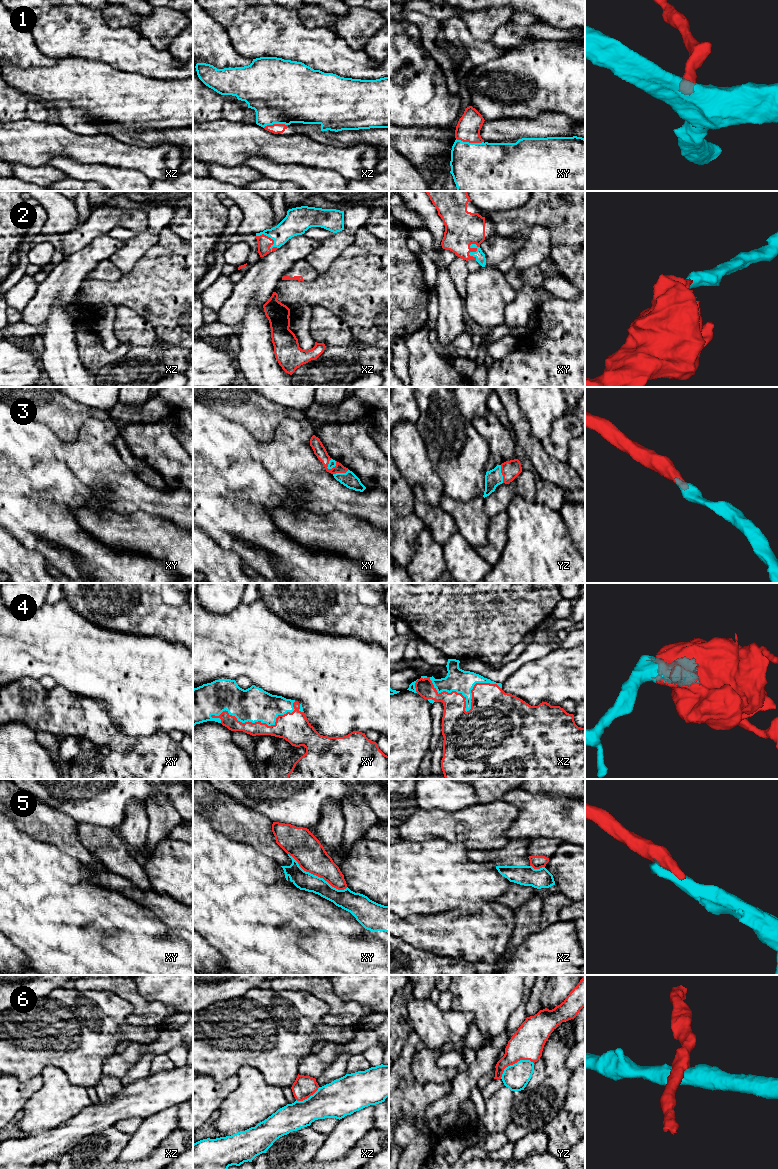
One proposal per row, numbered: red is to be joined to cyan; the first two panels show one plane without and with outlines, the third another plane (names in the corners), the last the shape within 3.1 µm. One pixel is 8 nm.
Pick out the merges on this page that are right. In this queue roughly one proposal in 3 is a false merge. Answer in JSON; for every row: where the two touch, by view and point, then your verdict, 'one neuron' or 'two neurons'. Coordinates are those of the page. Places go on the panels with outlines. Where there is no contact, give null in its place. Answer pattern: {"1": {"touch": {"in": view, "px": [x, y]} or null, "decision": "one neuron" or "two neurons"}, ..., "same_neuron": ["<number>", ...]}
{"1": {"touch": {"in": "xy", "px": [470, 143]}, "decision": "one neuron"}, "2": {"touch": {"in": "xy", "px": [473, 252]}, "decision": "one neuron"}, "3": {"touch": {"in": "xy", "px": [328, 464]}, "decision": "one neuron"}, "4": {"touch": {"in": "xy", "px": [257, 721]}, "decision": "one neuron"}, "5": {"touch": {"in": "xy", "px": [317, 876]}, "decision": "two neurons"}, "6": {"touch": {"in": "yz", "px": [515, 1063]}, "decision": "two neurons"}, "same_neuron": ["1", "2", "3", "4"]}

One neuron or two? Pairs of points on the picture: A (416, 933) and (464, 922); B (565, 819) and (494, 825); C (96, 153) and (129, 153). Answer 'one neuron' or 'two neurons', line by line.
A: one neuron
B: two neurons
C: one neuron

